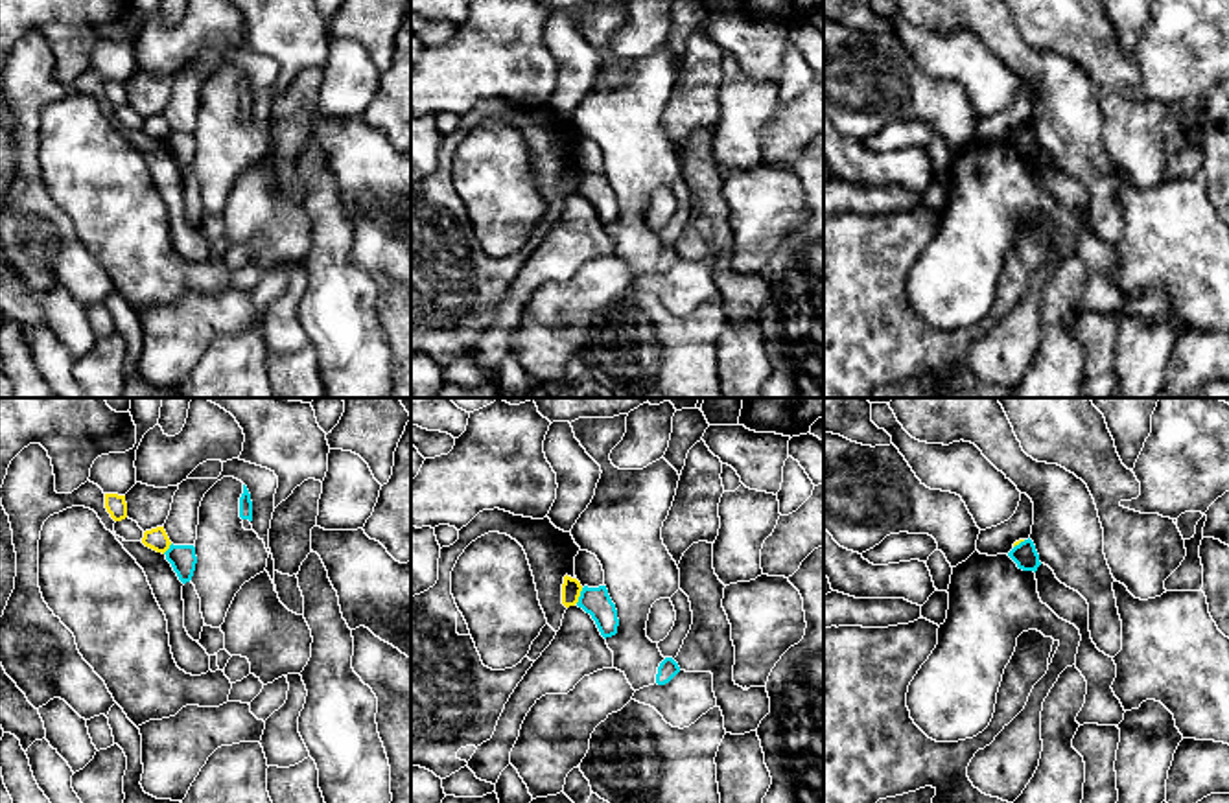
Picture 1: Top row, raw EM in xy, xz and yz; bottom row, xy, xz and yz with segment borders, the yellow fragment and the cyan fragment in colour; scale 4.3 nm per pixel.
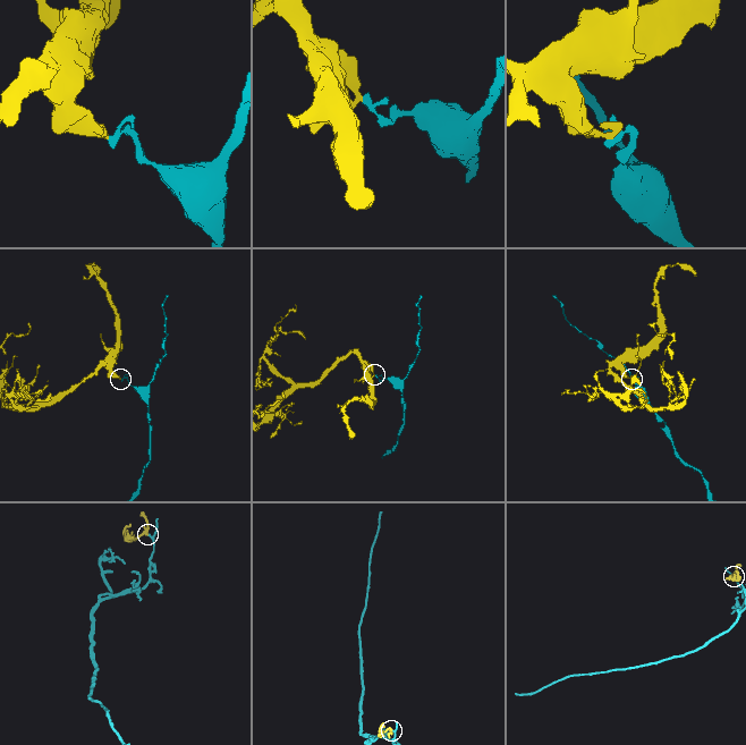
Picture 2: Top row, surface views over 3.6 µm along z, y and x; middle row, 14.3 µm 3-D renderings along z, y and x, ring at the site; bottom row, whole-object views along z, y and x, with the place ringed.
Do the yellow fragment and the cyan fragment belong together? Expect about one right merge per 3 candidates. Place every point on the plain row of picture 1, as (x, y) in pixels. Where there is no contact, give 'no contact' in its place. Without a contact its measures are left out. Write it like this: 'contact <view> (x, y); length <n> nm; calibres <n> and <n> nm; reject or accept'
contact xz (579, 183); length 80 nm; calibres 90 and 130 nm; reject

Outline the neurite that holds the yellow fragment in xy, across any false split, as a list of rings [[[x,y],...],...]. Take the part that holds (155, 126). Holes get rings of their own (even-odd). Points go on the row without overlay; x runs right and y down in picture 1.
[[[157,114],[144,120],[142,131],[157,140],[166,140],[171,133],[164,114]]]

